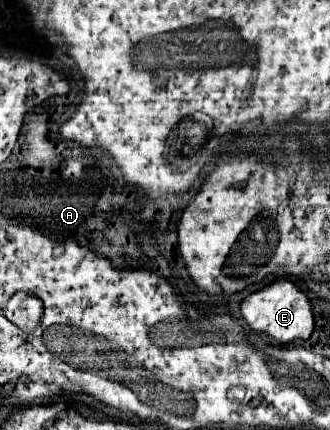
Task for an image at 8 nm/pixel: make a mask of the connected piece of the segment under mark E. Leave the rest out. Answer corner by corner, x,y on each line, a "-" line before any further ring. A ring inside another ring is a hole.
277,280
267,288
247,296
241,304
241,316
257,334
267,334
271,340
289,344
293,340
307,340
313,332
313,314
307,296
289,280

